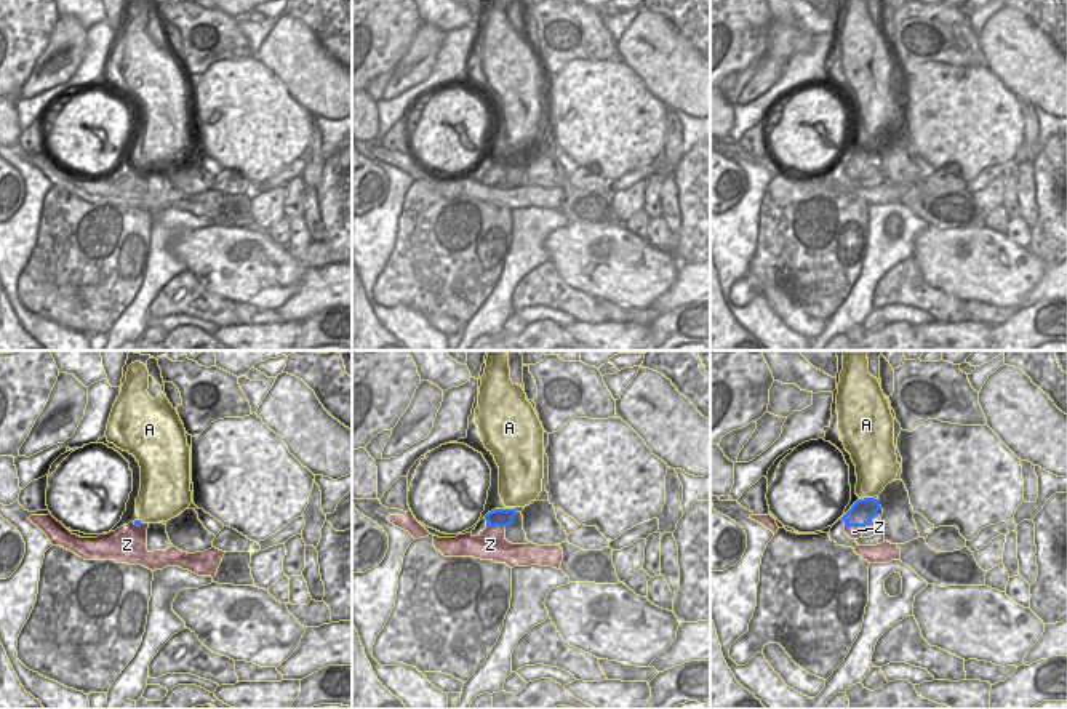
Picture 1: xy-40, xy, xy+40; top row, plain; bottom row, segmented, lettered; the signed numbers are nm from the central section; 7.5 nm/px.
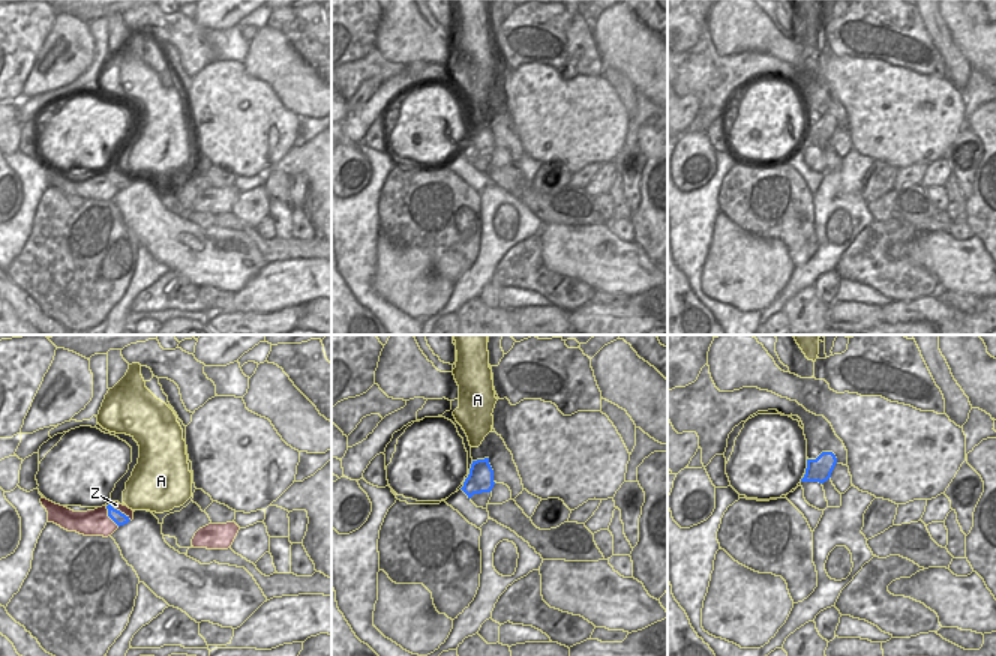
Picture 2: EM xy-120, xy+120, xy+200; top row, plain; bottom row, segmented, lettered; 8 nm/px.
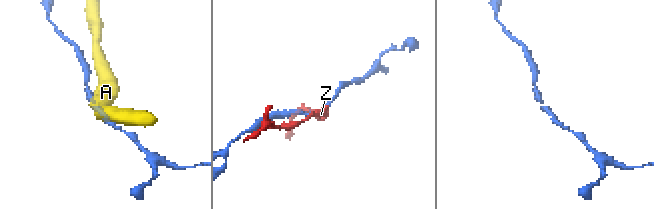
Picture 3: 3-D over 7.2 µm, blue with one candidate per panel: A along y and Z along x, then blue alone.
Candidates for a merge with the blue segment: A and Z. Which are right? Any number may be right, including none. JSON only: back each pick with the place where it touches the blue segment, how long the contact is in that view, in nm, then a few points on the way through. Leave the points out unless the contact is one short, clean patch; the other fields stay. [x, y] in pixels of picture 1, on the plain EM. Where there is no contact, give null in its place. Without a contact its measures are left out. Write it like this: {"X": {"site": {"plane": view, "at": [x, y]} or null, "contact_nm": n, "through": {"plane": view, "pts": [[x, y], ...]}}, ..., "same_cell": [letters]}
{"same_cell": []}

